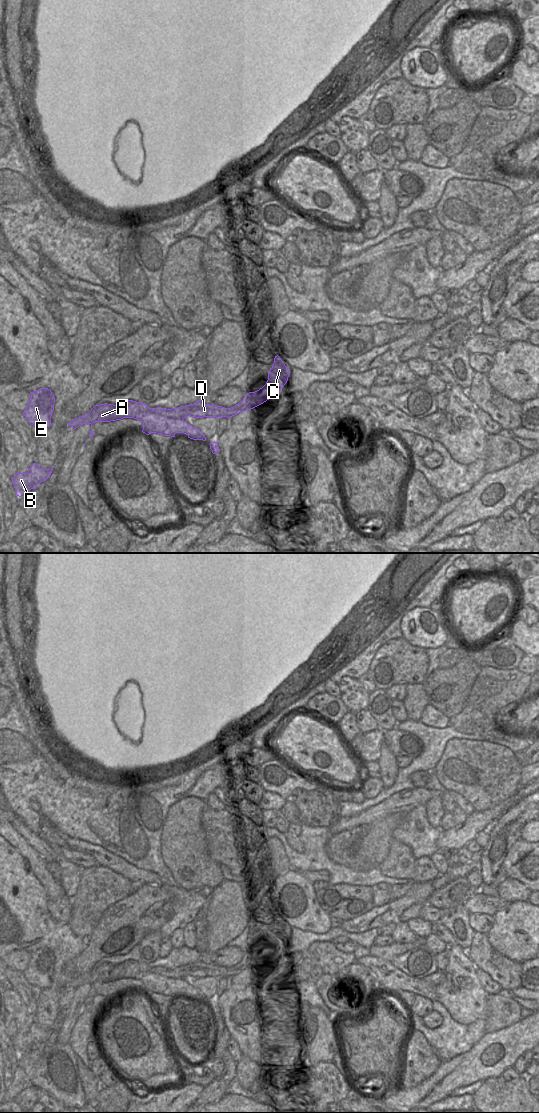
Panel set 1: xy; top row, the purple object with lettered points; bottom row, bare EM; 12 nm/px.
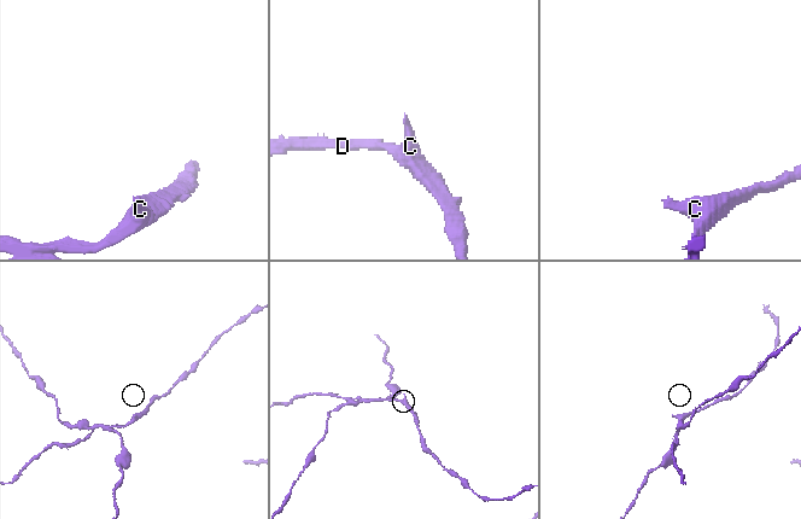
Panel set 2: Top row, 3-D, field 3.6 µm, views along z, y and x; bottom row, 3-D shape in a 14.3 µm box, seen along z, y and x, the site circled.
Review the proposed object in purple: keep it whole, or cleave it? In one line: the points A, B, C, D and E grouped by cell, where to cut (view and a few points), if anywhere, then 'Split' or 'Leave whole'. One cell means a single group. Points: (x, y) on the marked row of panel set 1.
Groups: A E / B C D. Split along xy (135, 415), (143, 409), (182, 420). Split

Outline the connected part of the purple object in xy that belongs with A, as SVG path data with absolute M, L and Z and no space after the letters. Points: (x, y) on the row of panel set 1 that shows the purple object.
M127 401L117 405L108 403L95 405L89 413L81 417L75 418L71 422L69 422L68 426L71 426L76 429L77 427L83 424L93 424L95 422L108 422L111 410L117 406L125 404L126 402Z

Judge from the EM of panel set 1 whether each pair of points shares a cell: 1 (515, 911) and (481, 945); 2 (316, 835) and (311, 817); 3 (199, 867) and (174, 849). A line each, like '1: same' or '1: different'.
1: different
2: different
3: same

